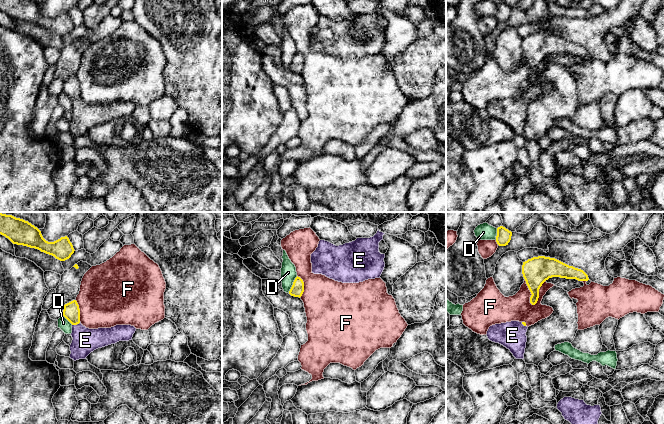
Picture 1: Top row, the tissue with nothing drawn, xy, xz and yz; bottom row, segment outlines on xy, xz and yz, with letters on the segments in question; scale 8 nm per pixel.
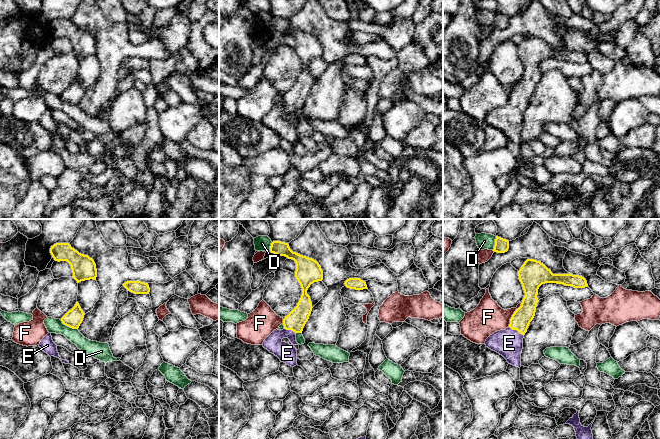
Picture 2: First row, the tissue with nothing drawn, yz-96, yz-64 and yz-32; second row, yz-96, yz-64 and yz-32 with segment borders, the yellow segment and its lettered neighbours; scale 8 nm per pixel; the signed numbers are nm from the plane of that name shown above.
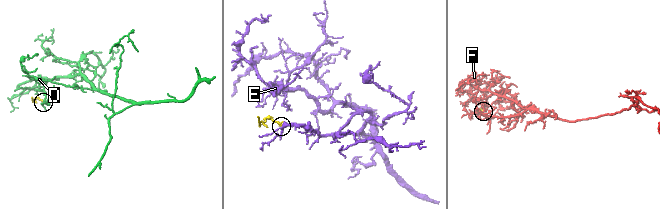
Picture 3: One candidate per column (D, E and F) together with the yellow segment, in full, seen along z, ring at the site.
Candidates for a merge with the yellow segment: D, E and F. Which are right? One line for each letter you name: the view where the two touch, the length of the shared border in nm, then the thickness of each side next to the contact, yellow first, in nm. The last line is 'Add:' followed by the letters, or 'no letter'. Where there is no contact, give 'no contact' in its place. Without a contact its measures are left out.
E: contact in xy; length 80 nm; calibres 140 and 200 nm
Add: E

